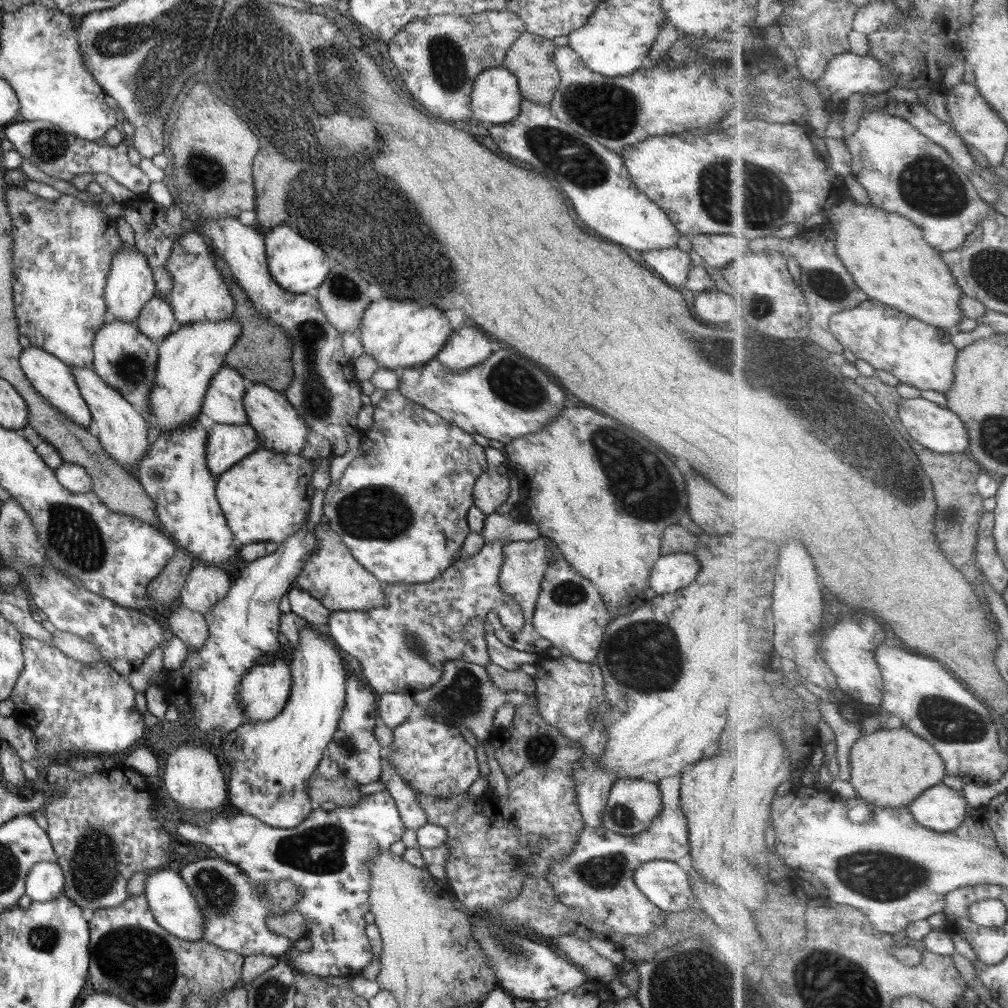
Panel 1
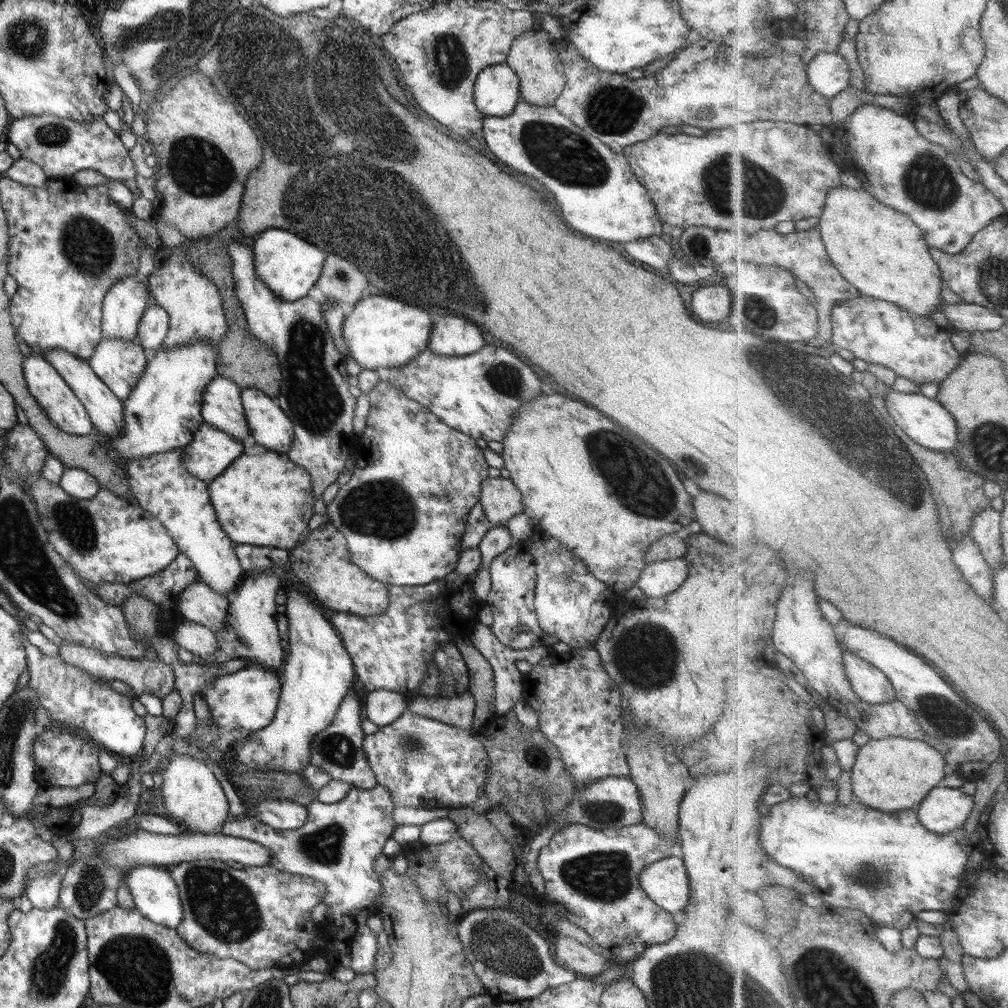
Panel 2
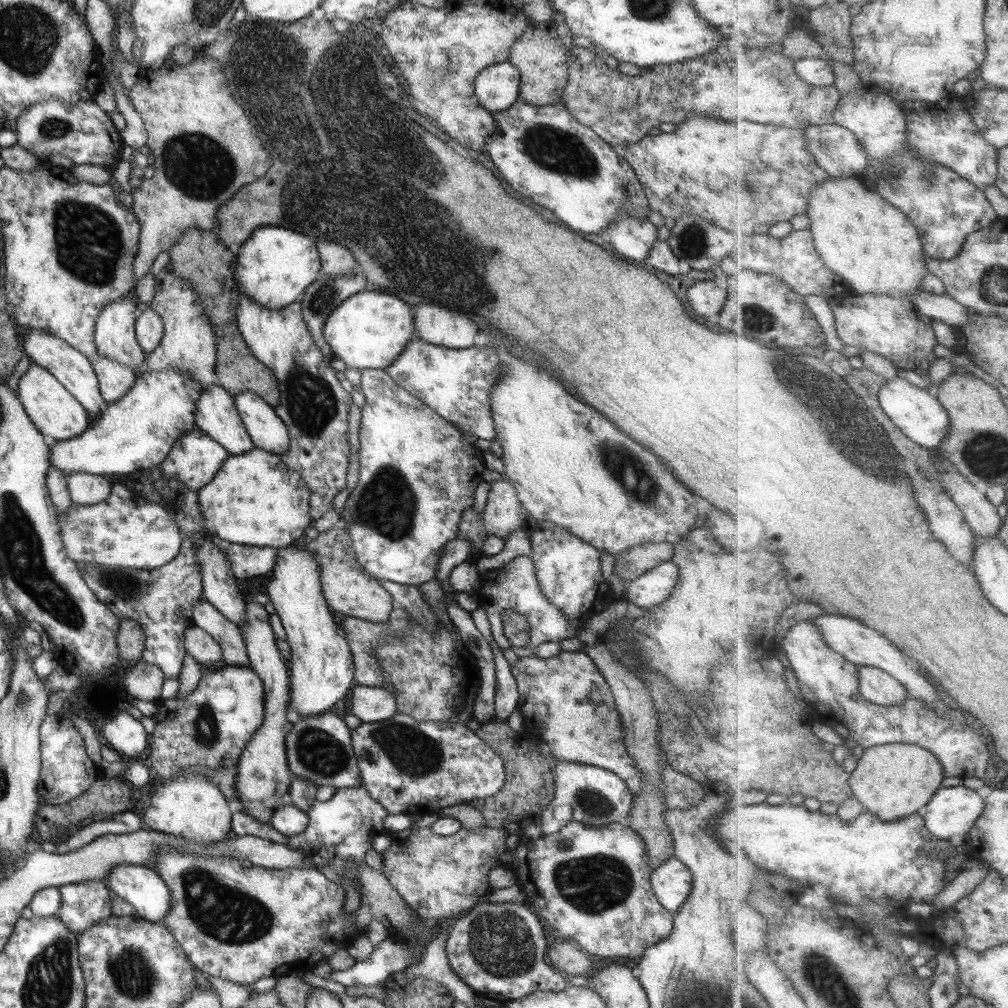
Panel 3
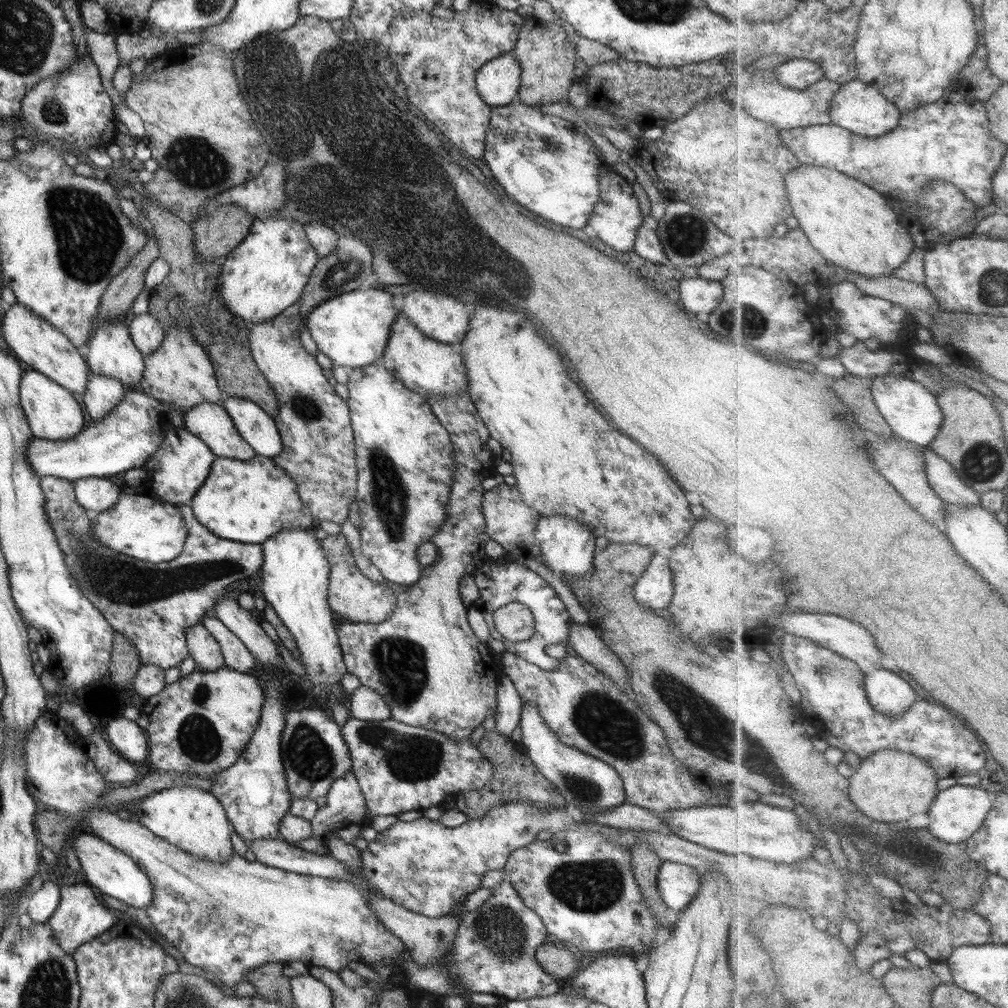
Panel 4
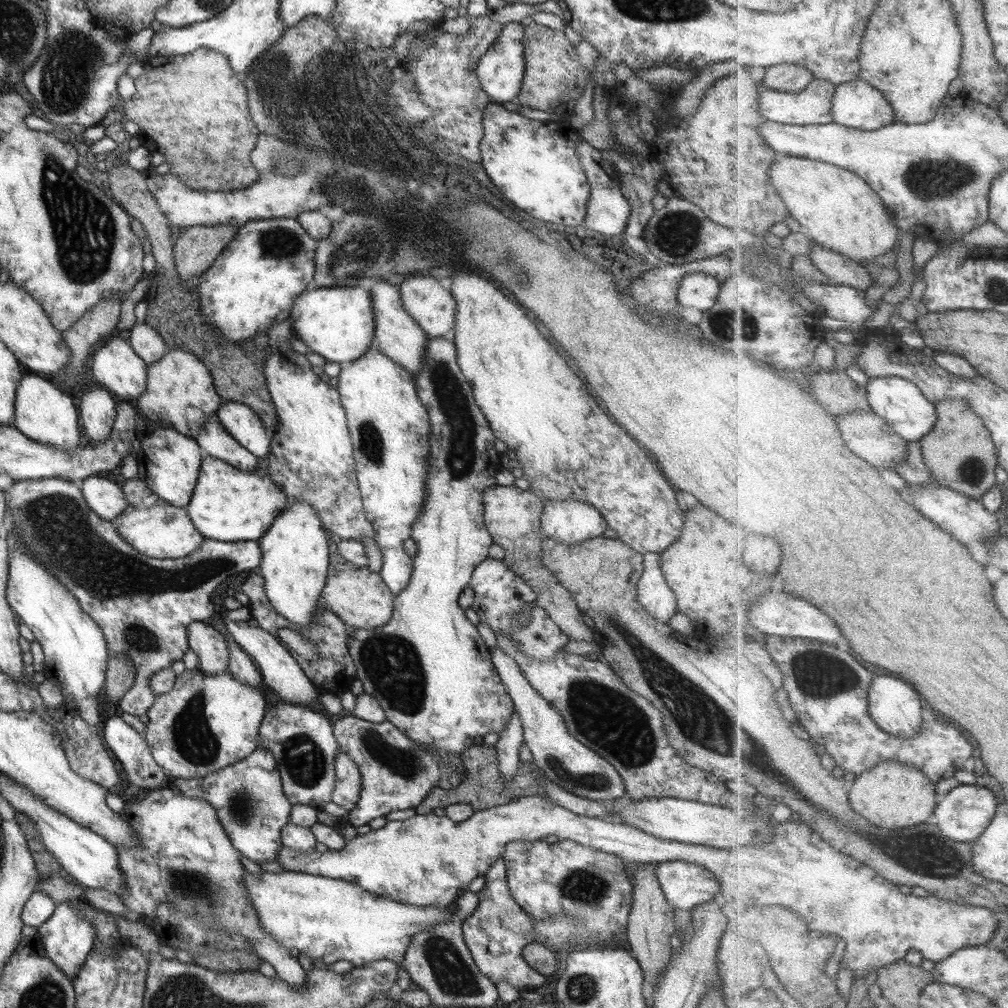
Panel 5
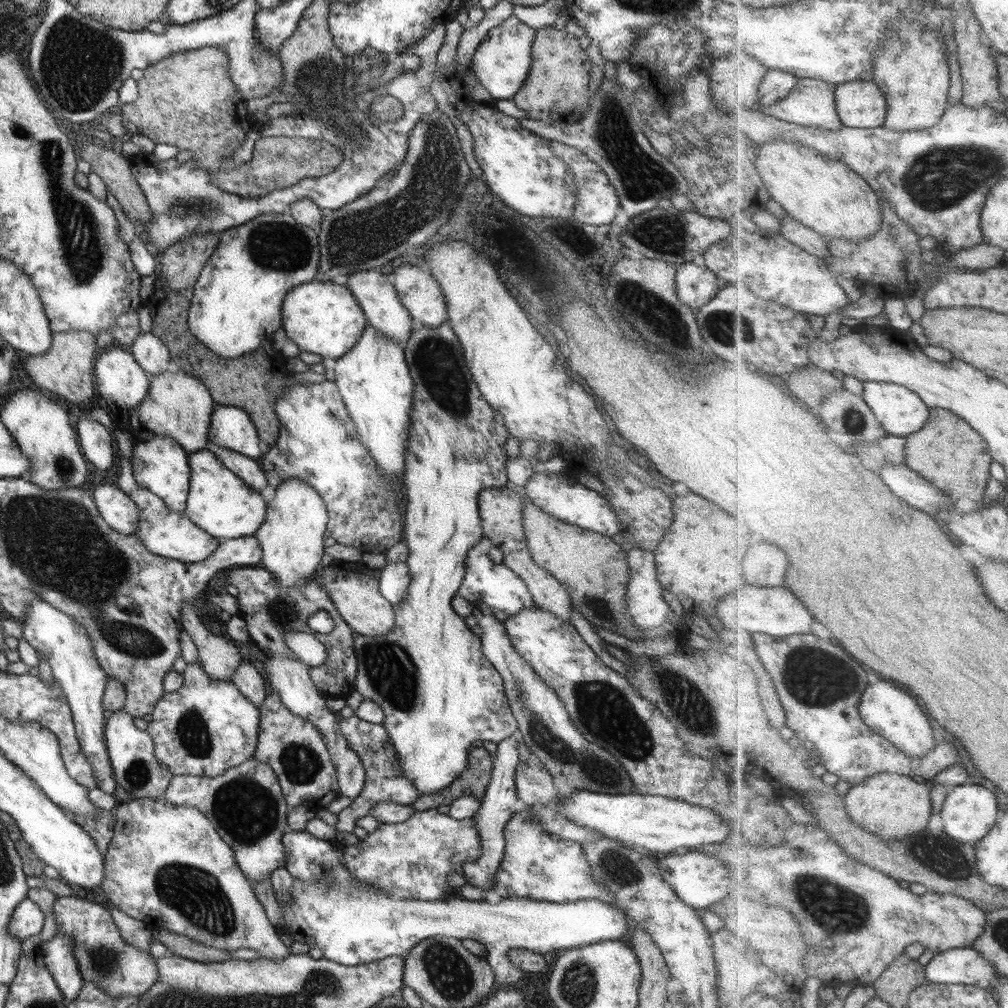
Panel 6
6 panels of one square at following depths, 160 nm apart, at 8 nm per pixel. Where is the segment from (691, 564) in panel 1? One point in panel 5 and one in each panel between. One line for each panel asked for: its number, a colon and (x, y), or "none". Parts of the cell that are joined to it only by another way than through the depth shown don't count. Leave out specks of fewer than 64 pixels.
2: (657, 579)
3: (656, 585)
4: (654, 589)
5: (653, 593)

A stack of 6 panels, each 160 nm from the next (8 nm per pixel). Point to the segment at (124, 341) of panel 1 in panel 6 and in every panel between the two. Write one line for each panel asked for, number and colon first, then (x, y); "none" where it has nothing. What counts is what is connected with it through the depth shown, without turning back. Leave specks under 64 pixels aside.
2: (119, 364)
3: (115, 380)
4: (103, 394)
5: (97, 408)
6: (95, 440)

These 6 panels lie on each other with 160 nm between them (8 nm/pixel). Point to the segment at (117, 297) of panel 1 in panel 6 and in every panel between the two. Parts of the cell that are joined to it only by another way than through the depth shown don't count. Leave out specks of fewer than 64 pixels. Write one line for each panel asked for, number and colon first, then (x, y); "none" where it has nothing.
2: (124, 304)
3: (114, 335)
4: (111, 352)
5: (115, 366)
6: (121, 381)

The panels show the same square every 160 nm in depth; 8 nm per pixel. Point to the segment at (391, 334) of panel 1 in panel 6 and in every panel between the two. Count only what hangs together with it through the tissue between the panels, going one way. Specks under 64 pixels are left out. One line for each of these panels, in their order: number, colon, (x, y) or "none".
2: (380, 332)
3: (368, 330)
4: (352, 329)
5: (338, 323)
6: (323, 318)

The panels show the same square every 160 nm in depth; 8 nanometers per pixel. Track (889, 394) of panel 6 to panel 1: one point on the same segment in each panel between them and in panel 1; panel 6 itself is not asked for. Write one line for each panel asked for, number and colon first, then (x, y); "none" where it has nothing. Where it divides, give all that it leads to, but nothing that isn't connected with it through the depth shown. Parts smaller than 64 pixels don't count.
1: (937, 427)
2: (926, 420)
3: (921, 415)
4: (914, 411)
5: (903, 403)

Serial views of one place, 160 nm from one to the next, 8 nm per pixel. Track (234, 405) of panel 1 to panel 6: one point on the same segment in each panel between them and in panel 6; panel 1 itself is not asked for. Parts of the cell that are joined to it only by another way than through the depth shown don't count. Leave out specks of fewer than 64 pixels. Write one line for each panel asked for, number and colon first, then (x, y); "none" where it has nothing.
2: (222, 408)
3: (216, 416)
4: (209, 422)
5: (213, 440)
6: (249, 470)

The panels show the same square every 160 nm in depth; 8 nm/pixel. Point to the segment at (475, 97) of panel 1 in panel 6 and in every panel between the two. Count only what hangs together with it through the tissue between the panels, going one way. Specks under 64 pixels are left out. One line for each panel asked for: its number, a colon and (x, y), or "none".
2: (496, 92)
3: (497, 87)
4: (498, 81)
5: (501, 70)
6: (502, 61)

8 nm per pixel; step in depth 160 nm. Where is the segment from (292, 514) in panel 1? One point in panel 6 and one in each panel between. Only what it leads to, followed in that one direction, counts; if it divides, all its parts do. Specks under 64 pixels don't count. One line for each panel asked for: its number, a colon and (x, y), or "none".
2: (263, 499)
3: (254, 499)
4: (243, 501)
5: (229, 505)
6: (218, 502)

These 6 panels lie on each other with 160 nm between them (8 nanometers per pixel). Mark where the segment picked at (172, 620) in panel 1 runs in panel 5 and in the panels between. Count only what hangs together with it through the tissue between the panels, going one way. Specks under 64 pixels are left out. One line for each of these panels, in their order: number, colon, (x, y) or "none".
2: (201, 641)
3: (199, 644)
4: (203, 647)
5: (210, 645)

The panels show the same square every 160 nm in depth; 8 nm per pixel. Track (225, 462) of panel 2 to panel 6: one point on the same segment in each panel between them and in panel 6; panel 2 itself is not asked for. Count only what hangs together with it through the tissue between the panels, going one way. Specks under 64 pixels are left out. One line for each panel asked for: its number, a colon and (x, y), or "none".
3: (194, 460)
4: (178, 467)
5: (169, 463)
6: (161, 465)

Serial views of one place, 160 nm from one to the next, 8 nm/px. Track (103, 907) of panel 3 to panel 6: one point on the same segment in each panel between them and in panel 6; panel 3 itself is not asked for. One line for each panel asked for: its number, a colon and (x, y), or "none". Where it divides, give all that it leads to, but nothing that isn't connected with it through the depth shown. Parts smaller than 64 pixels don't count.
4: (81, 916)
5: (68, 937)
6: (58, 956)

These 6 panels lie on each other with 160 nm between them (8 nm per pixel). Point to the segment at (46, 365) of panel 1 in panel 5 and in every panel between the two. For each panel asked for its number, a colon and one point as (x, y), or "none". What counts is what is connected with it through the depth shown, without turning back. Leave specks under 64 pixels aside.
2: (48, 388)
3: (56, 413)
4: (53, 413)
5: (44, 412)

